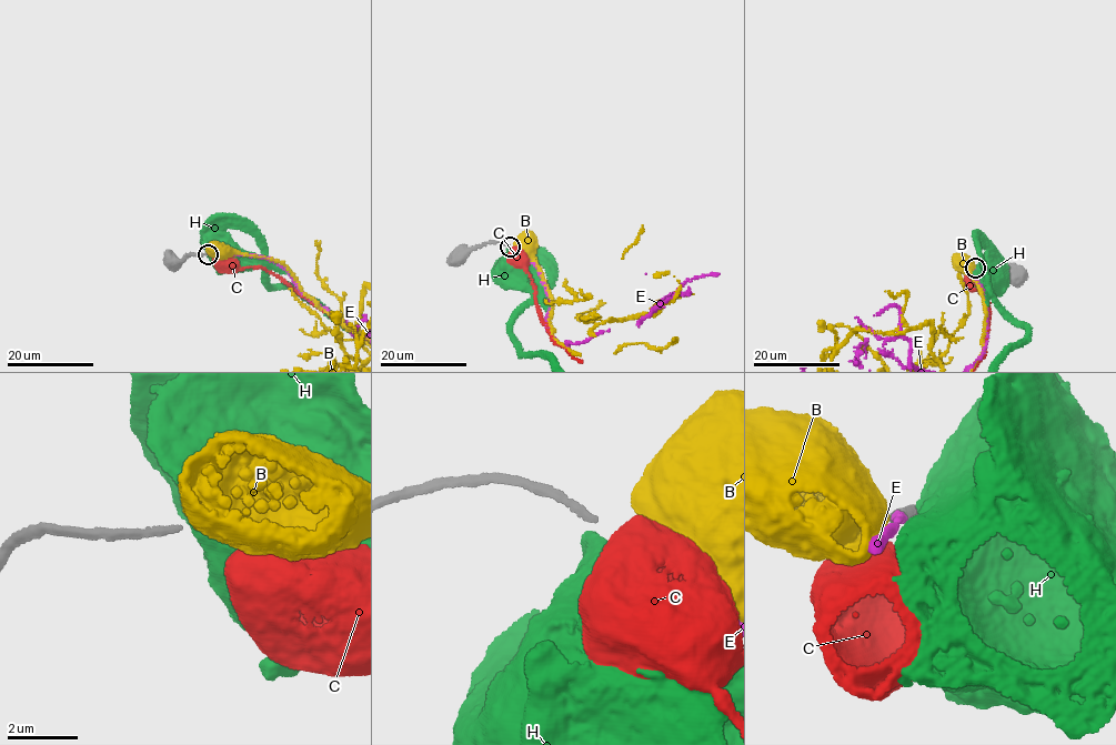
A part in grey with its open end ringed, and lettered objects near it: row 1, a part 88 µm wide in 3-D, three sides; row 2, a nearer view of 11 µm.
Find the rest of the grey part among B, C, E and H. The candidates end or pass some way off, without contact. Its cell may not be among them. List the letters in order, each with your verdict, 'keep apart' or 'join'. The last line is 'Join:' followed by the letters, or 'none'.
B: keep apart
C: keep apart
E: join
H: keep apart
Join: E

